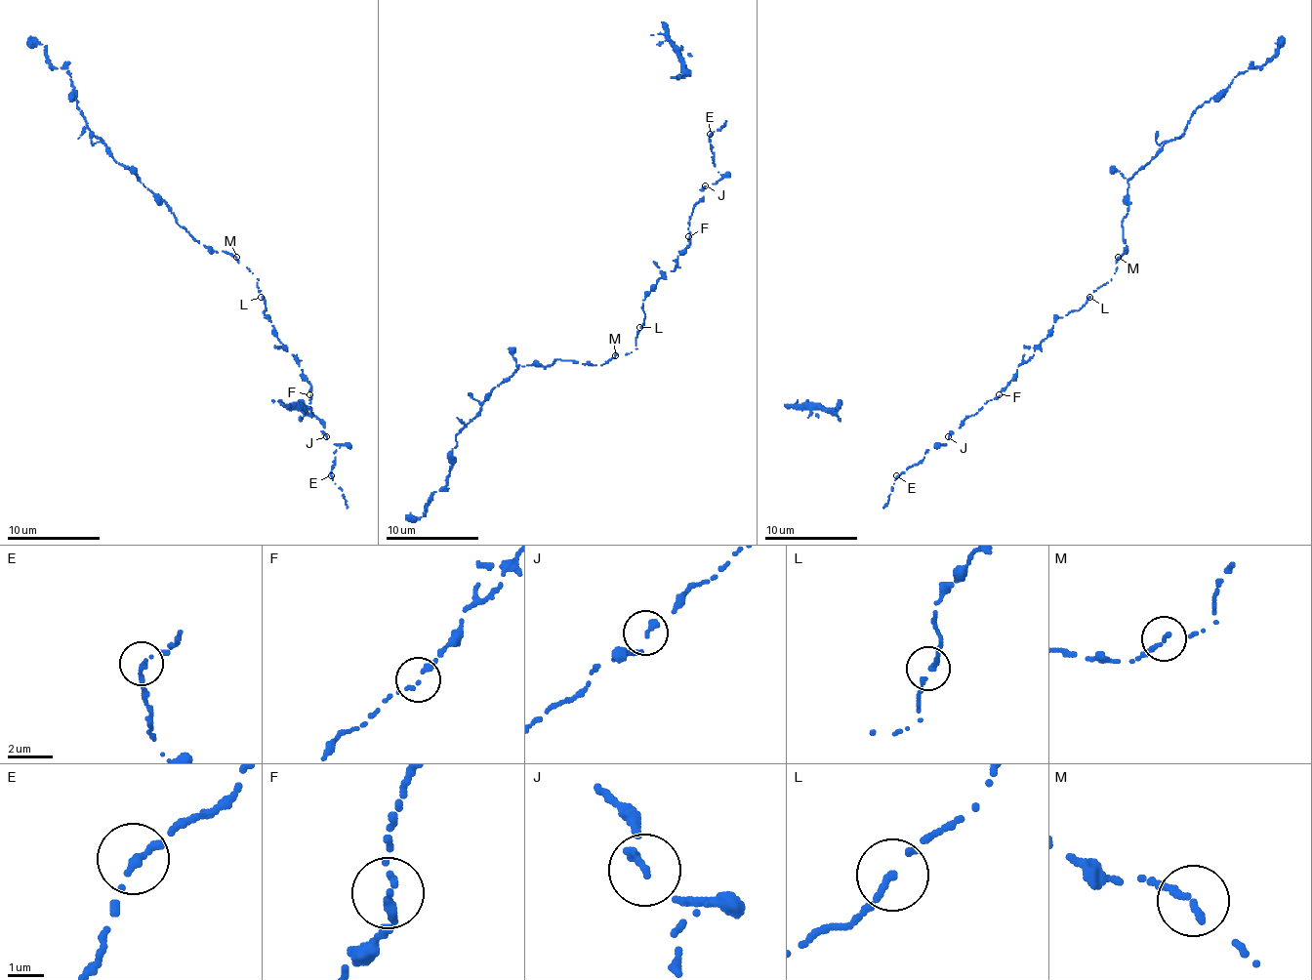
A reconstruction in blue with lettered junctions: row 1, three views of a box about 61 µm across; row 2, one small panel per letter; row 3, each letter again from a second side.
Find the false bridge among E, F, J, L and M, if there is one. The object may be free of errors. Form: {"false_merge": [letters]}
{"false_merge": []}

